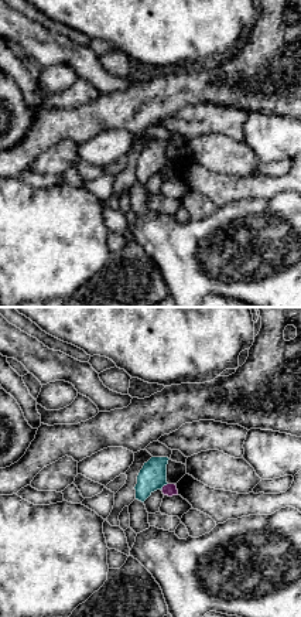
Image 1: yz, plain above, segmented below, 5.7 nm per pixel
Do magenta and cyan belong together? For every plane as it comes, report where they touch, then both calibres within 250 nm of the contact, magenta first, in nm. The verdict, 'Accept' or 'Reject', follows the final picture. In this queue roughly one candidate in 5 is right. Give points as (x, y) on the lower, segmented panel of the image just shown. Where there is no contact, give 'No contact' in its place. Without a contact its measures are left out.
Touches magenta at (163, 487). Thickness 70 nm (magenta) against 160 nm

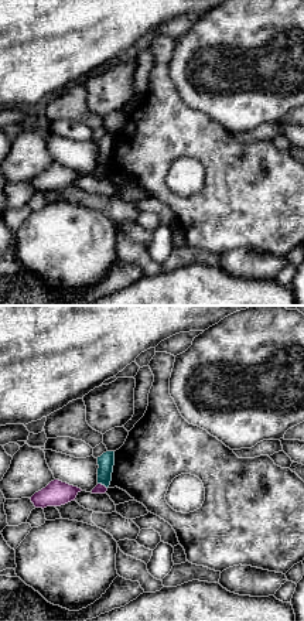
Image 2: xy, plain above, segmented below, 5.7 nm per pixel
Touches magenta at (101, 484). Thickness 60 nm (magenta) against 90 nm

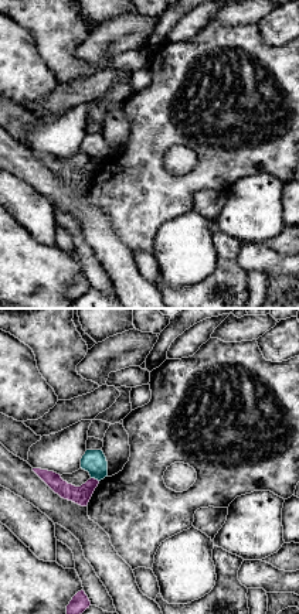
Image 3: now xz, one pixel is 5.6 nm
Touches magenta at (94, 478). Thickness 110 nm (magenta) against 140 nm

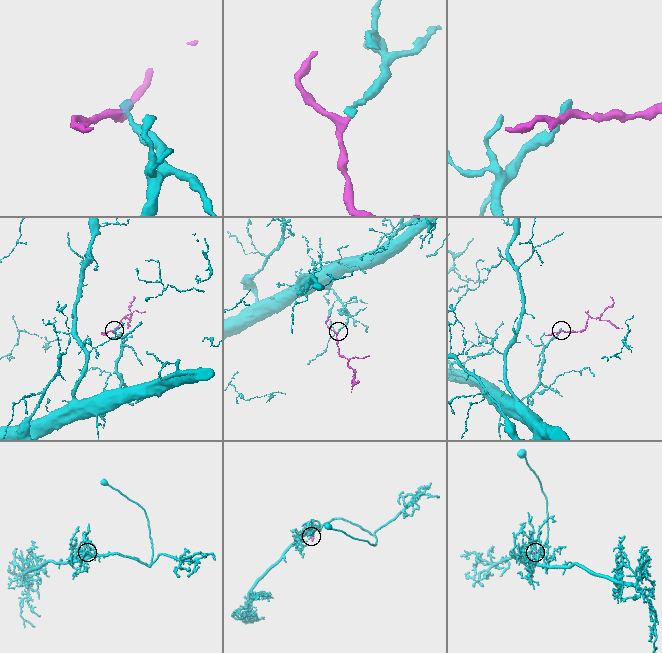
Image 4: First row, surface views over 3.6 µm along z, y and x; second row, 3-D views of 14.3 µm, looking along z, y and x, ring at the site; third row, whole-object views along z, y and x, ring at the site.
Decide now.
Reject

